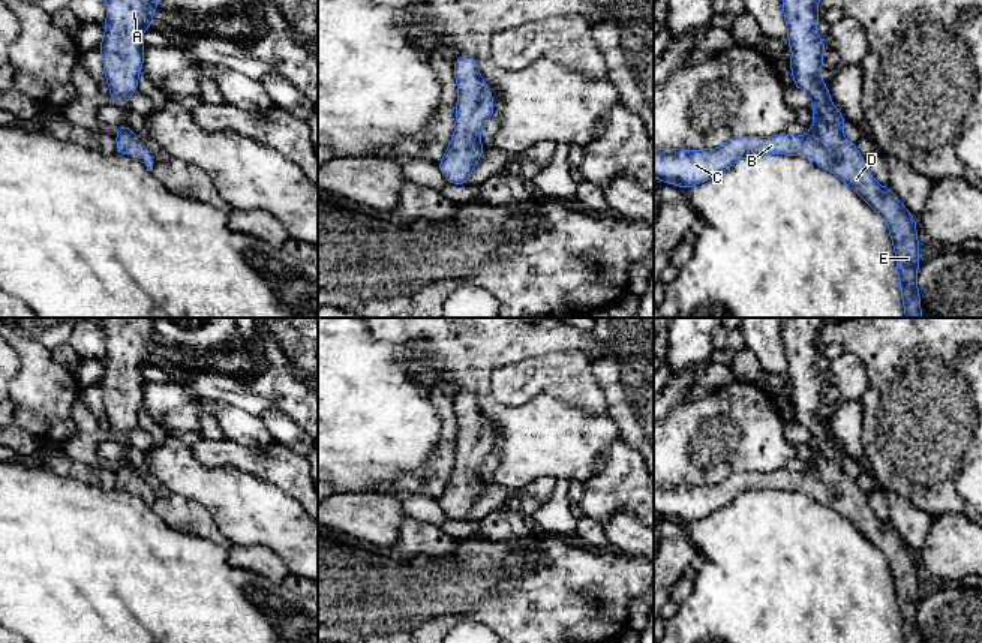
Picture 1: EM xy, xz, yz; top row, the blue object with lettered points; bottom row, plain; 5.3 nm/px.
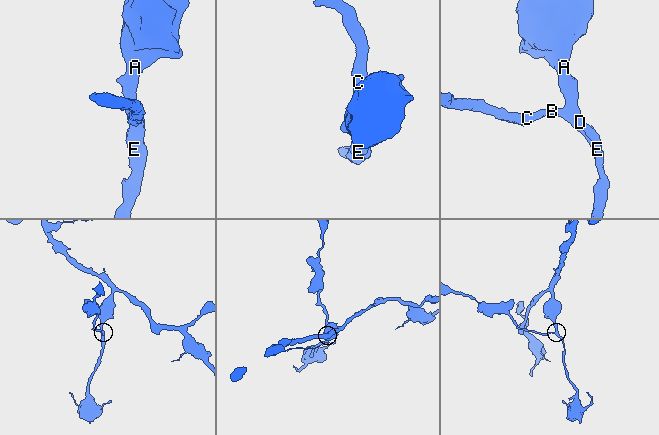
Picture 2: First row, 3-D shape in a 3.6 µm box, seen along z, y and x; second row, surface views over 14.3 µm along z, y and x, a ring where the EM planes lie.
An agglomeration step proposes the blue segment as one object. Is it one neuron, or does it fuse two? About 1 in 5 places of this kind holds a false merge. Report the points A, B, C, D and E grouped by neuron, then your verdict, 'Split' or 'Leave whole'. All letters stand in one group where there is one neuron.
Groups: A B C D E. Leave whole

